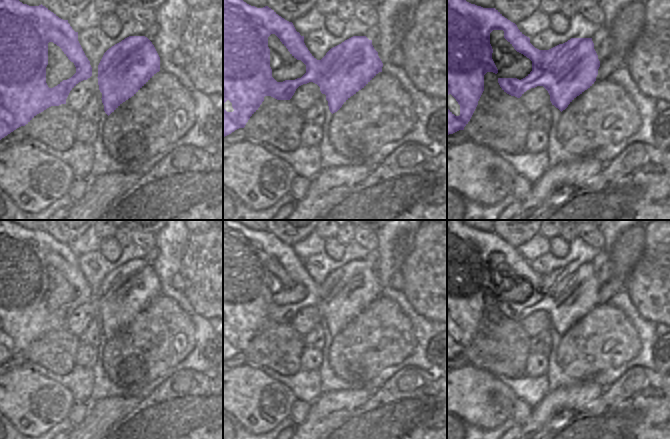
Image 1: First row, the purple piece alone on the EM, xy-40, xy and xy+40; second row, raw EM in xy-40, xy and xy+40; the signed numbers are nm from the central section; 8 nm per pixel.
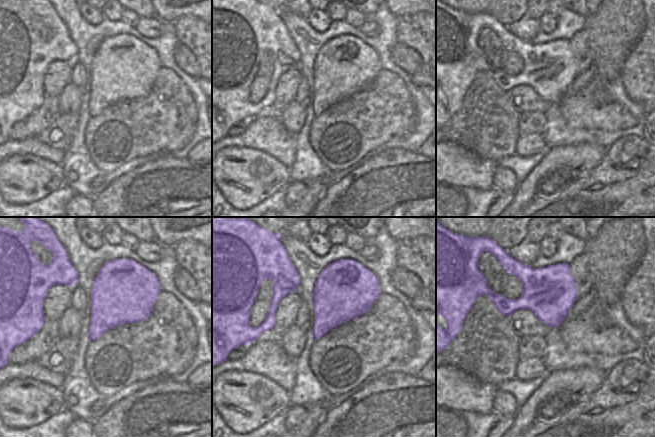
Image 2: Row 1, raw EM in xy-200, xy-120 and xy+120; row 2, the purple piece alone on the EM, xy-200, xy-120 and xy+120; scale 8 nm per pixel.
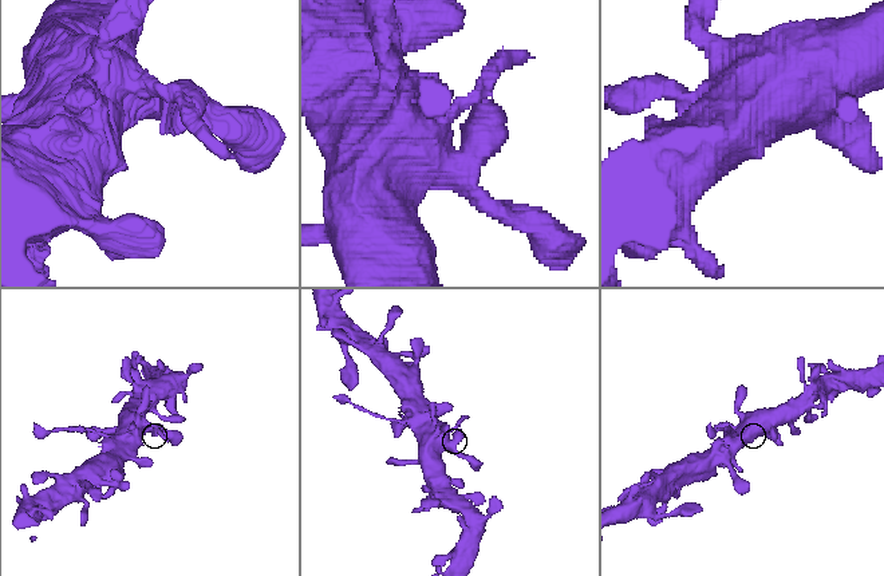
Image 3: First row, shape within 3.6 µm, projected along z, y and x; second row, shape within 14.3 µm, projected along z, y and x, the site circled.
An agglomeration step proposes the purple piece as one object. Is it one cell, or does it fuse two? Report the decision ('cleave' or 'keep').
keep

